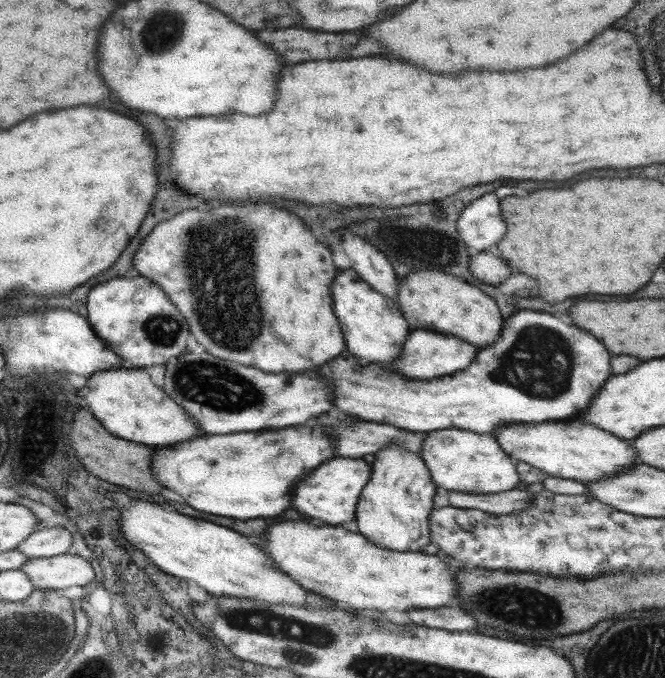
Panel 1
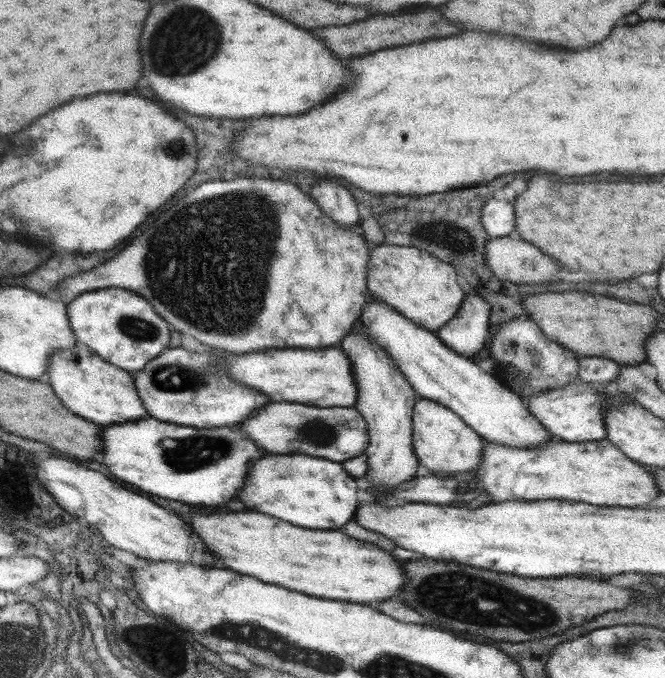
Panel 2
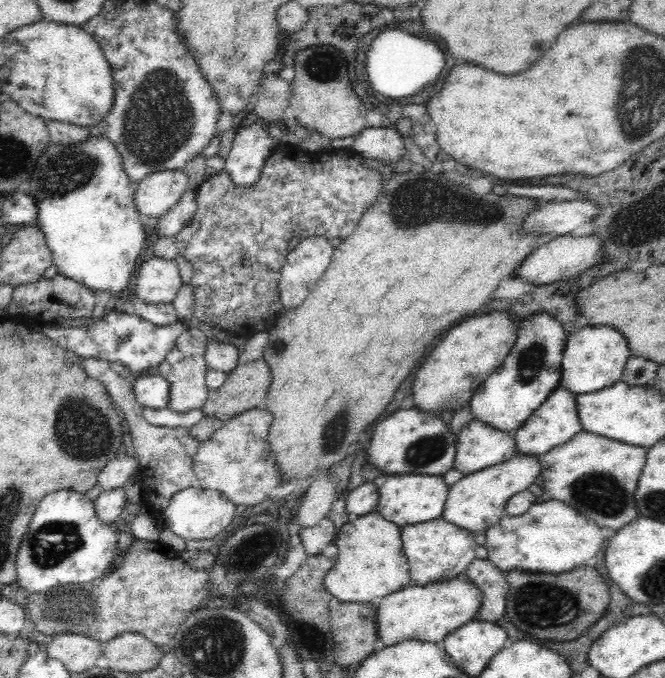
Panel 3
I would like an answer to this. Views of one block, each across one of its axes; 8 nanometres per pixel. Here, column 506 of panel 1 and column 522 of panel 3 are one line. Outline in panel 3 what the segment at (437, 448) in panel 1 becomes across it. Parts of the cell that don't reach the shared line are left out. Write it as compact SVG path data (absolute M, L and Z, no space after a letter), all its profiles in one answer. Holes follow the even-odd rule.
M517 453L512 460L504 464L463 476L448 489L441 518L472 534L486 532L502 518L508 498L526 490L534 483L536 474L541 474L539 458Z

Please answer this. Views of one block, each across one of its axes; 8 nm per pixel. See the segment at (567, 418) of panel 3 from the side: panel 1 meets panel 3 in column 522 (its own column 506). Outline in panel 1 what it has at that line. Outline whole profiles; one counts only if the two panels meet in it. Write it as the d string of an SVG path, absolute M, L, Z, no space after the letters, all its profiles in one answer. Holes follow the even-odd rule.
M577 418L567 421L517 423L496 426L491 433L498 445L514 462L520 461L549 476L577 482L596 481L635 465L635 451L630 441L621 440Z

